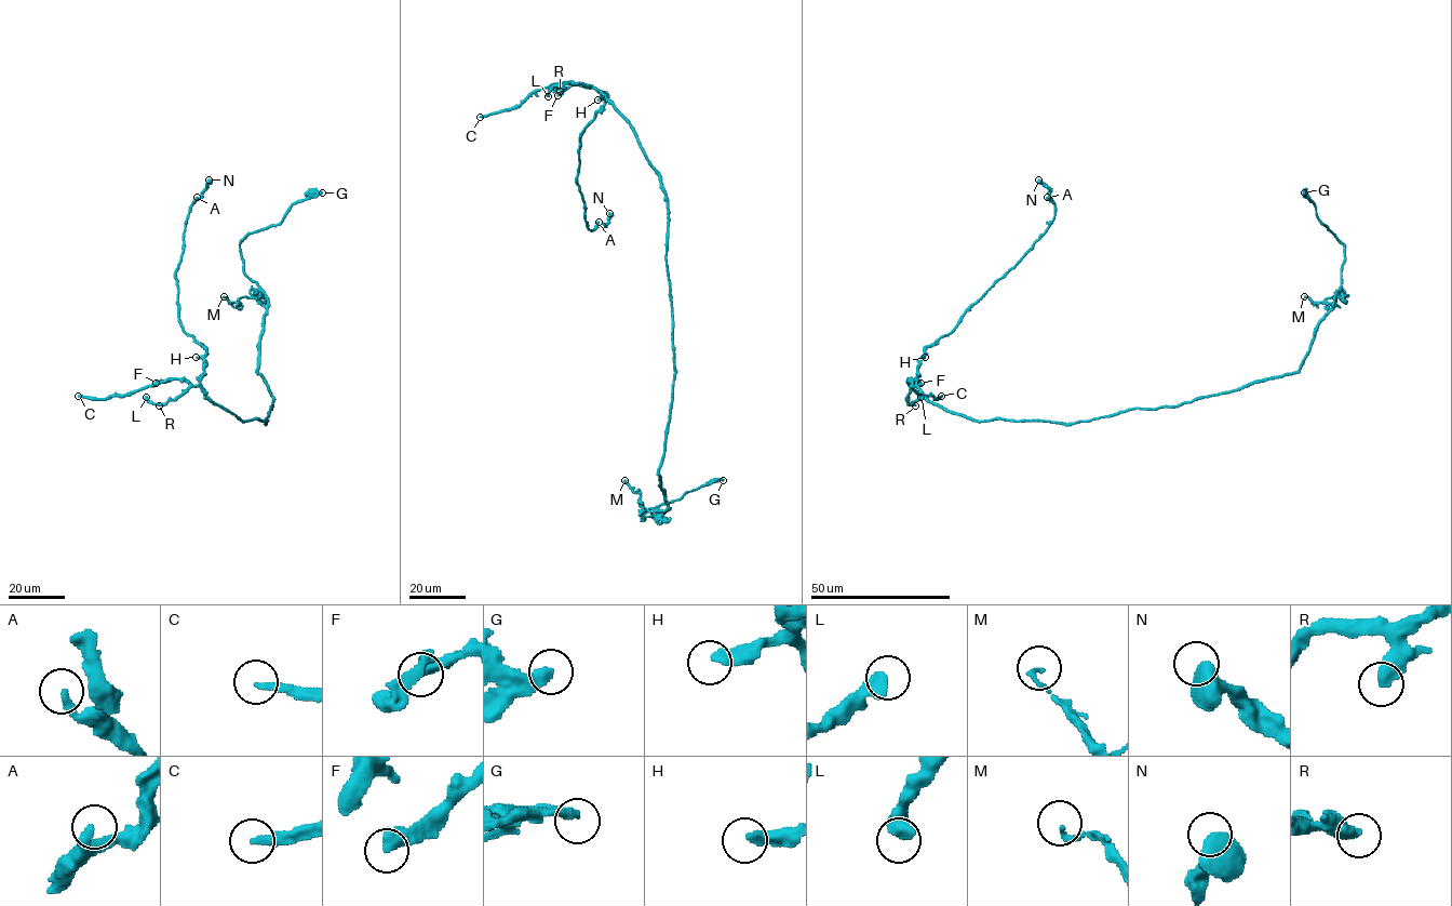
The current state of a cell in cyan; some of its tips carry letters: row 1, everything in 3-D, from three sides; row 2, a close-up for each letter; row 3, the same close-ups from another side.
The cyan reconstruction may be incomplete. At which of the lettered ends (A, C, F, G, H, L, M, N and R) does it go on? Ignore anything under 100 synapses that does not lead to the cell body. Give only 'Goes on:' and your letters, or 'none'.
Goes on: C, G

